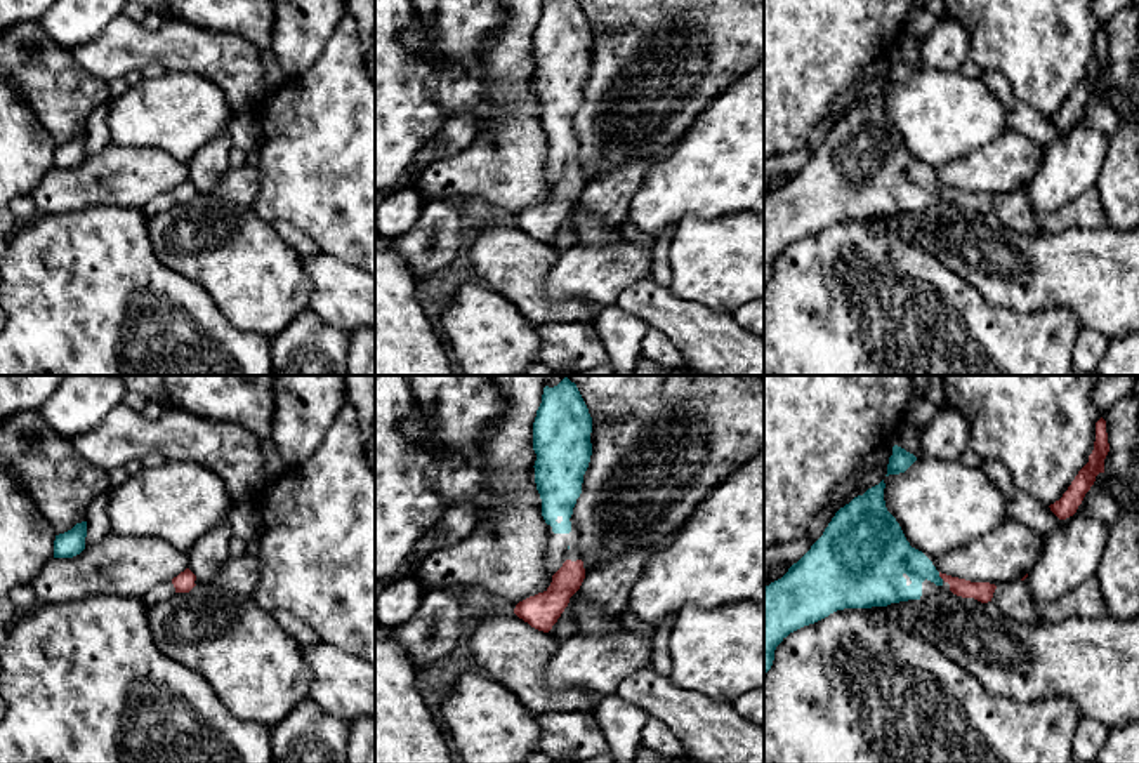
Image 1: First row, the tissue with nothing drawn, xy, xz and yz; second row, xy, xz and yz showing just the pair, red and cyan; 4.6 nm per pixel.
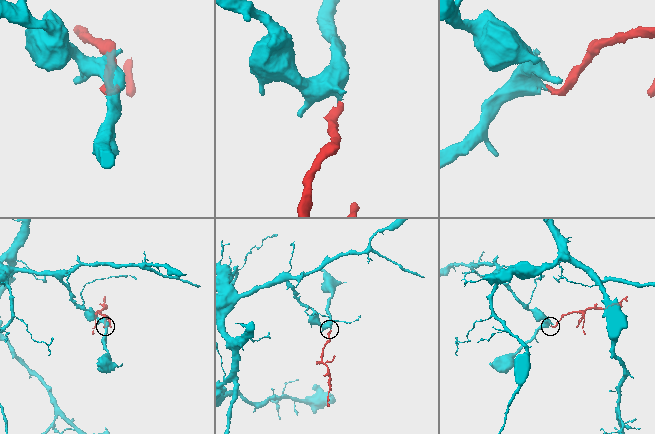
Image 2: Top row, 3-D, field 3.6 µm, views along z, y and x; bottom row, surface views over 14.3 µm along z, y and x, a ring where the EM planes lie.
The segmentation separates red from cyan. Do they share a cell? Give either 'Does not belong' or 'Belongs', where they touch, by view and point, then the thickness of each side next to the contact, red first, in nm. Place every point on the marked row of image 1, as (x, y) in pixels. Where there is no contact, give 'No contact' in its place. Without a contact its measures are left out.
Belongs. Touches red at yz (940, 576). Thickness 100 nm (red) against 200 nm

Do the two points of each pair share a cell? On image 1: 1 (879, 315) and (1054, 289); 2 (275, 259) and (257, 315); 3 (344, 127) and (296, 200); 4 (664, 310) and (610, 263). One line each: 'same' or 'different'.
1: different
2: same
3: same
4: different

